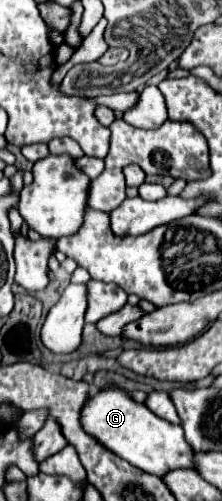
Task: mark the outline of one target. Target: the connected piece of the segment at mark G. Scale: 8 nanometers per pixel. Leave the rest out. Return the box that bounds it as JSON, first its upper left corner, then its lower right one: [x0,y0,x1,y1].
[81,388,195,478]

